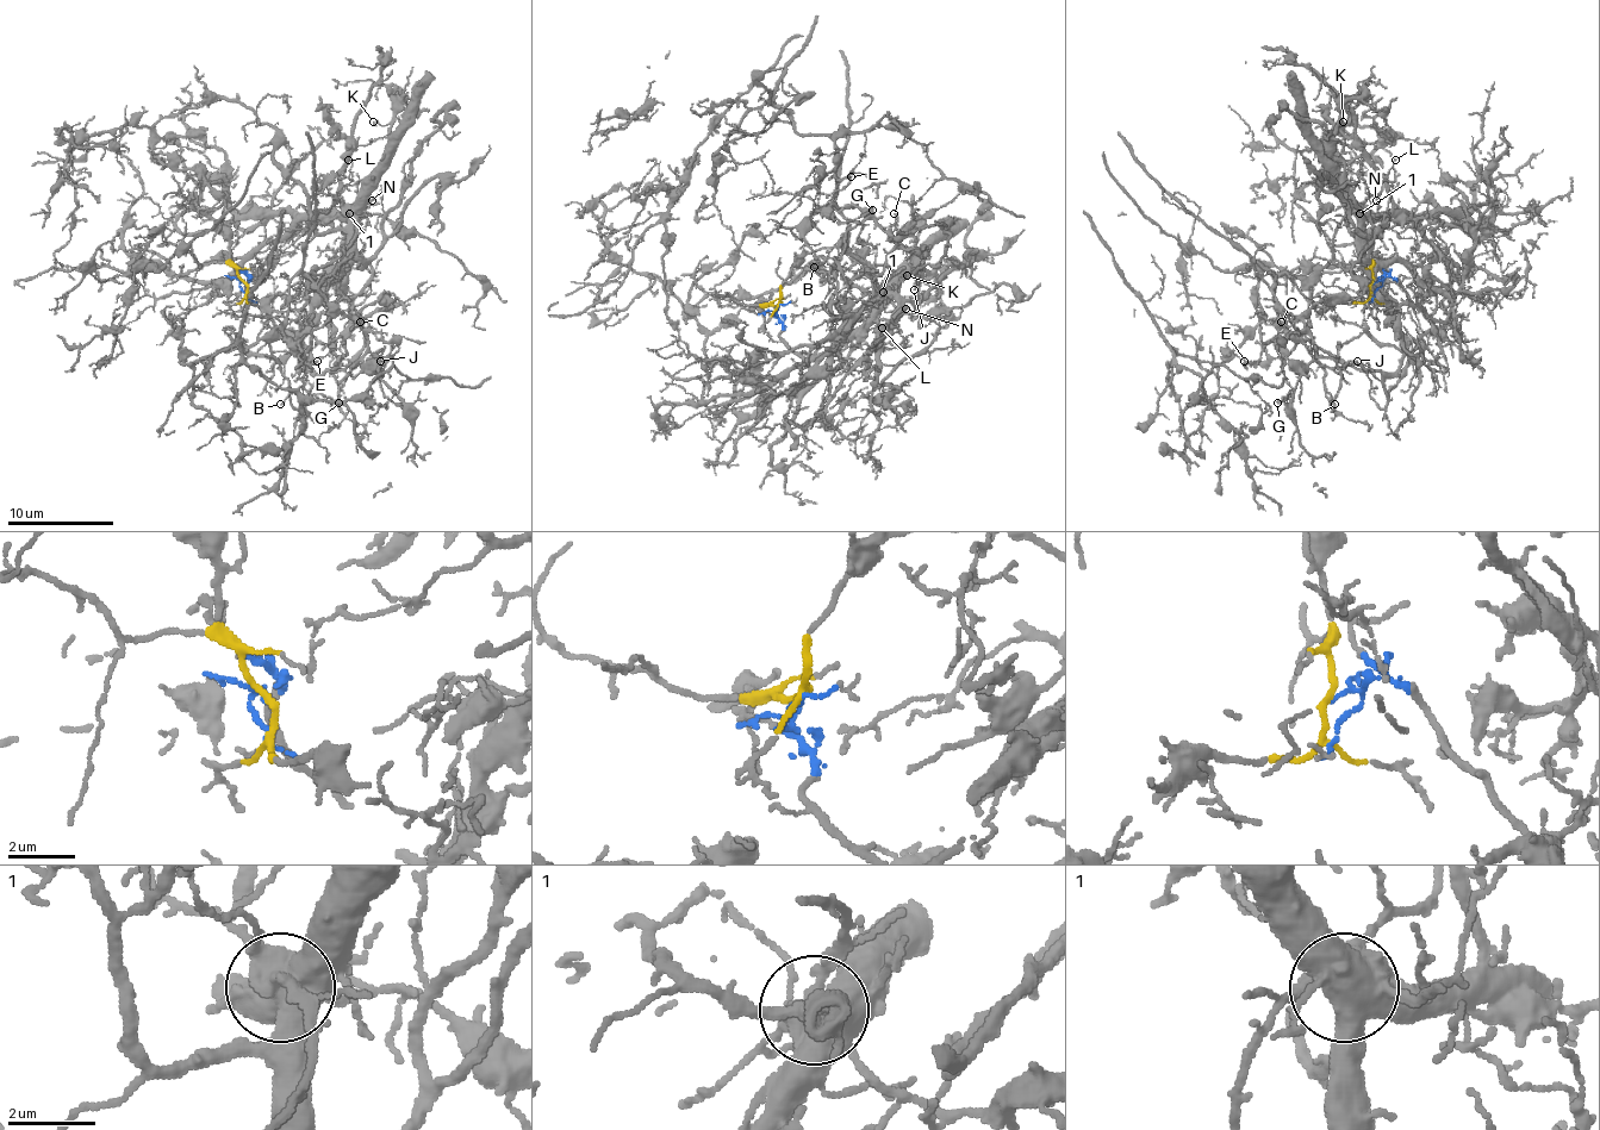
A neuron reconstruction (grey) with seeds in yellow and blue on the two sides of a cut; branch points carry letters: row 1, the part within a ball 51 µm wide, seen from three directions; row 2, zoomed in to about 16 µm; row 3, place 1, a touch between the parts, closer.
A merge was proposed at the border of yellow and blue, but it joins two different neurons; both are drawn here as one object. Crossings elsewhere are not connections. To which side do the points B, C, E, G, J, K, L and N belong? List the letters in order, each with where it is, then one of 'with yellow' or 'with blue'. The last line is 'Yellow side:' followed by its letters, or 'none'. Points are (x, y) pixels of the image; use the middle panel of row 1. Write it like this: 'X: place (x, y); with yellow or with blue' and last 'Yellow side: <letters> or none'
B: place (814, 267); with yellow
C: place (894, 213); with yellow
E: place (851, 176); with yellow
G: place (872, 210); with yellow
J: place (914, 289); with yellow
K: place (907, 275); with blue
L: place (882, 328); with blue
N: place (906, 308); with blue
Yellow side: B, C, E, G, J

